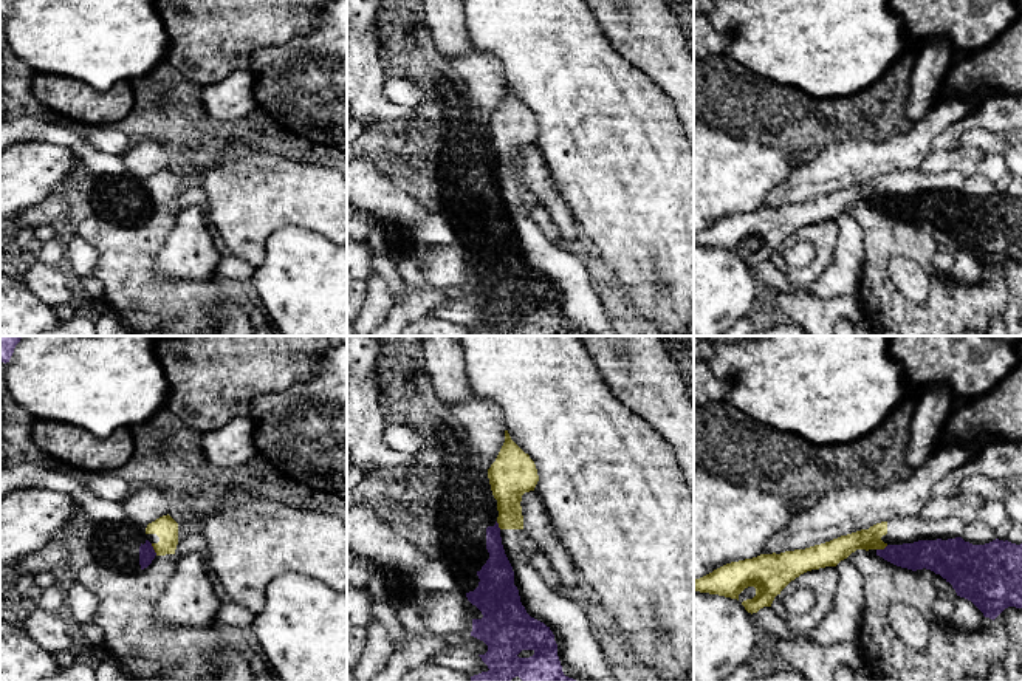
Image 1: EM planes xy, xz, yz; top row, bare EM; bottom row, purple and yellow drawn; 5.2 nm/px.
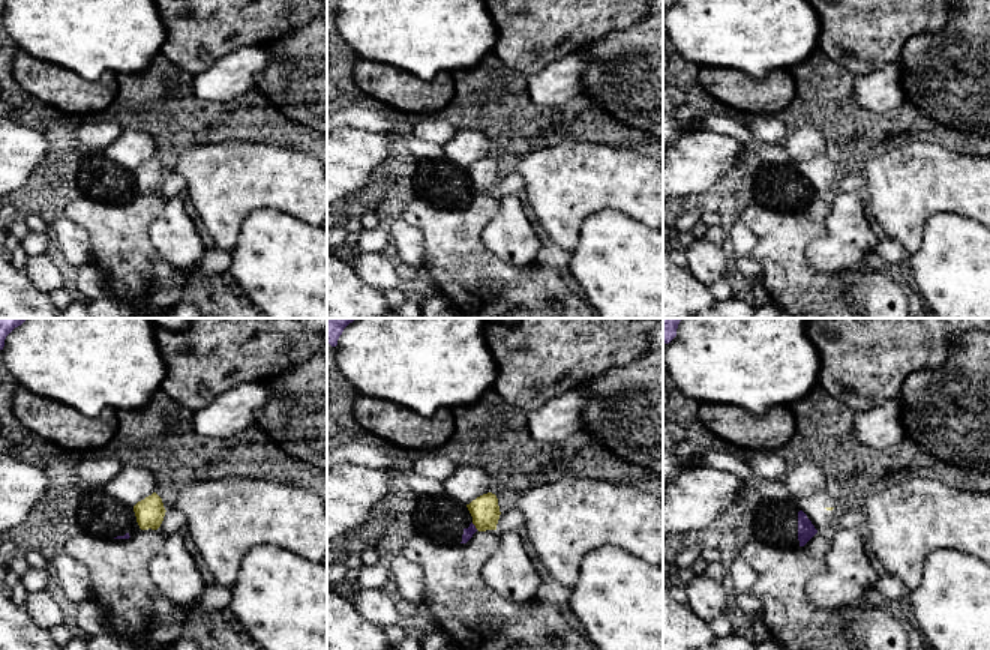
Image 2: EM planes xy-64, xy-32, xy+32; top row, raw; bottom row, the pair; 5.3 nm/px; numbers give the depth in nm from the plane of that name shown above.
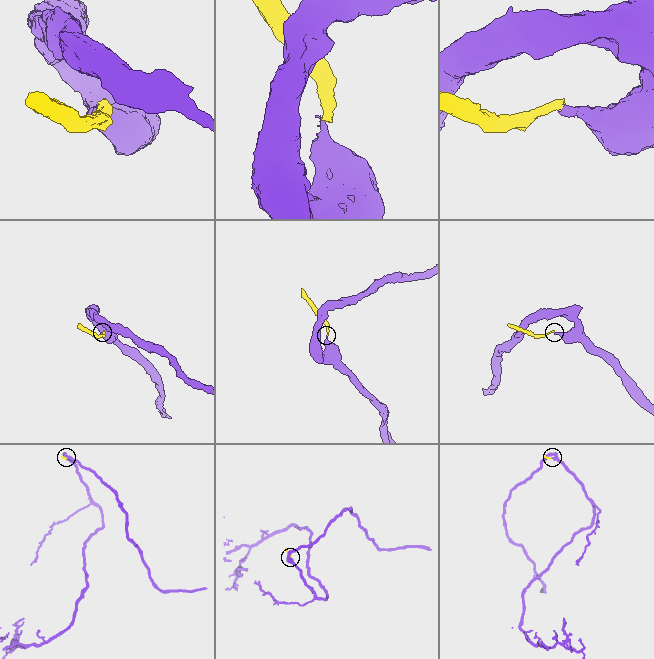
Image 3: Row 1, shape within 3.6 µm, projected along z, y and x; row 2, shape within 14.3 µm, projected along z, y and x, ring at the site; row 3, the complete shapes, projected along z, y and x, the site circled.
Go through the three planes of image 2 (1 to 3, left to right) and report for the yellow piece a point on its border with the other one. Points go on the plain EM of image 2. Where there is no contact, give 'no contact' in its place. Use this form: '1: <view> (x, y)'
1: no contact
2: xy-32 (474, 189)
3: no contact

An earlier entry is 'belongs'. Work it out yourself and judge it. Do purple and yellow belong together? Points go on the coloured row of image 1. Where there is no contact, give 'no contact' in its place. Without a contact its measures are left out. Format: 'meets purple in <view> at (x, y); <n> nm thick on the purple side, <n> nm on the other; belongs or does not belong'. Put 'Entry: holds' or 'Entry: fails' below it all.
meets purple in xy at (154, 550); 80 nm thick on the purple side, 120 nm on the other; does not belong
Entry: fails

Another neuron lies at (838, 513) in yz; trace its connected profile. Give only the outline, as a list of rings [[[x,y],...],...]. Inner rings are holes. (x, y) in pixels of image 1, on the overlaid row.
[[[940,446],[903,481],[884,488],[828,491],[813,508],[796,514],[784,531],[773,536],[763,554],[805,549],[895,517],[918,517],[932,498],[932,488],[977,453],[976,446]]]

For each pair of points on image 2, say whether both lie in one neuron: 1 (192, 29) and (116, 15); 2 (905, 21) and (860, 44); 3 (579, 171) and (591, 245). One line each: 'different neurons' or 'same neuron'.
1: different neurons
2: same neuron
3: different neurons

